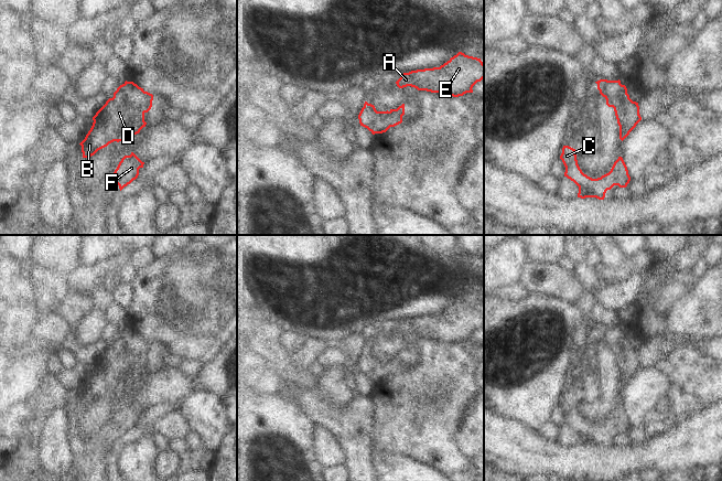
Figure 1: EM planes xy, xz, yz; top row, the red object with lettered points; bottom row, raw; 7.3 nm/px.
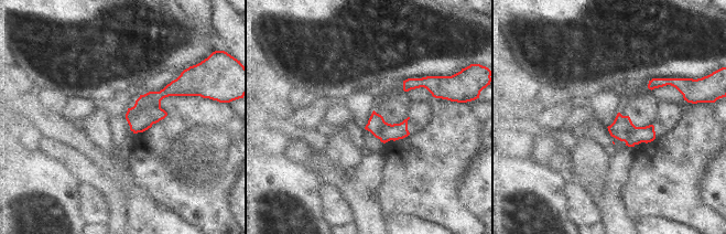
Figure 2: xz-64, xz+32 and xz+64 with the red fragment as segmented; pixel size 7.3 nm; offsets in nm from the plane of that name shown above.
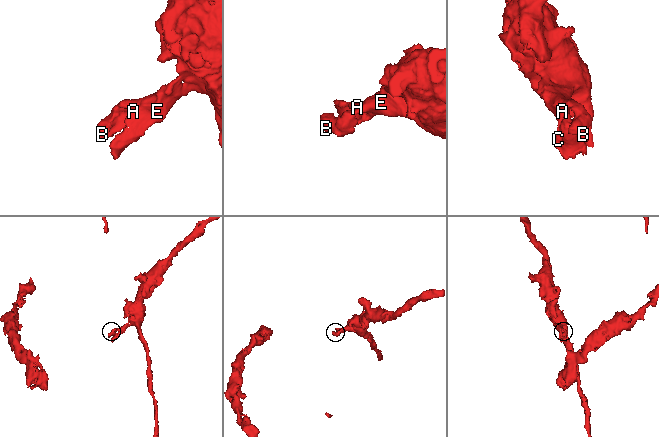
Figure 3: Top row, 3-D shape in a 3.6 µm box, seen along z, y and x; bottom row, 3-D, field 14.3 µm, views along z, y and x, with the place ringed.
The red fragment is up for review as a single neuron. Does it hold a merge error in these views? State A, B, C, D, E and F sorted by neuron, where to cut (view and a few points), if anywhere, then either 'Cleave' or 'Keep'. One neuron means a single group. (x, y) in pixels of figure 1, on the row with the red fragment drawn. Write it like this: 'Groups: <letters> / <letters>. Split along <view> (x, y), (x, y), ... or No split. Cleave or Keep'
Groups: A B C D E F. No split. Keep

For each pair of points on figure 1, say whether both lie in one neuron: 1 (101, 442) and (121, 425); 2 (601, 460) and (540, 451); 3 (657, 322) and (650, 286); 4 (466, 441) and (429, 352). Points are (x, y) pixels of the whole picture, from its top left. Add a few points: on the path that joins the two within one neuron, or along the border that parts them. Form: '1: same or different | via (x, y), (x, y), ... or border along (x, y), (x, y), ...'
1: same | via (106, 439), (117, 429)
2: same | via (585, 460), (556, 459)
3: same | via (649, 313), (649, 295)
4: different | border along (471, 404), (458, 435), (458, 444), (463, 453)

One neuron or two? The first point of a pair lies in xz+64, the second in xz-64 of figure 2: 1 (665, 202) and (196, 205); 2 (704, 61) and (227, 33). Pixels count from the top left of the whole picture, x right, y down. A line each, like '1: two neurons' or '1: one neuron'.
1: one neuron
2: two neurons

